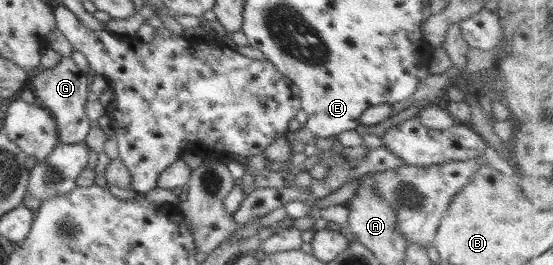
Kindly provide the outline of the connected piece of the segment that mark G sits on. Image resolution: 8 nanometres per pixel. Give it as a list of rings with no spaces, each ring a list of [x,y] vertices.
[[[62,57],[54,69],[42,69],[40,74],[29,78],[28,87],[32,89],[39,104],[52,115],[57,127],[57,137],[62,143],[84,143],[91,130],[91,121],[84,110],[88,101],[88,83],[90,81],[86,73],[78,70],[71,57]]]

